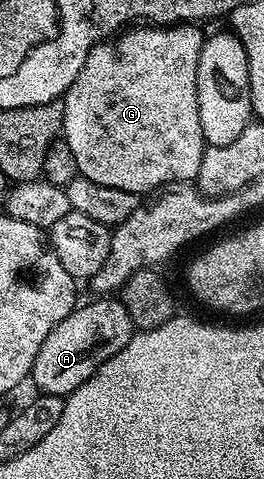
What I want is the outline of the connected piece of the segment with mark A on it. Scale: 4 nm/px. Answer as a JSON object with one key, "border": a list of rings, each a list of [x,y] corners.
{"border":[[[95,298],[92,304],[80,303],[63,319],[60,324],[53,326],[49,338],[41,342],[41,350],[37,350],[37,358],[31,367],[30,383],[39,387],[38,391],[44,396],[70,396],[73,390],[77,390],[92,374],[97,371],[117,350],[121,350],[131,340],[136,326],[129,318],[129,310],[125,310],[122,299],[119,298]]]}

